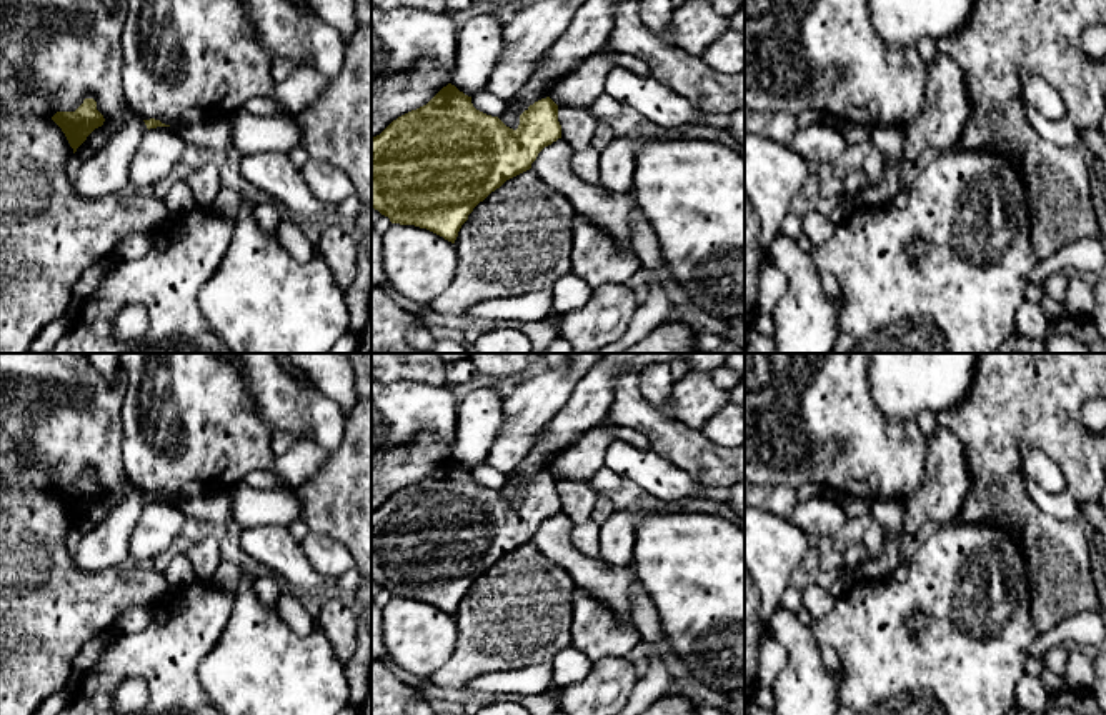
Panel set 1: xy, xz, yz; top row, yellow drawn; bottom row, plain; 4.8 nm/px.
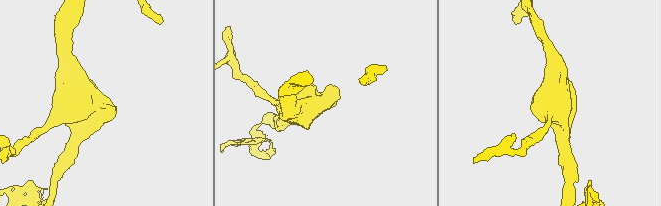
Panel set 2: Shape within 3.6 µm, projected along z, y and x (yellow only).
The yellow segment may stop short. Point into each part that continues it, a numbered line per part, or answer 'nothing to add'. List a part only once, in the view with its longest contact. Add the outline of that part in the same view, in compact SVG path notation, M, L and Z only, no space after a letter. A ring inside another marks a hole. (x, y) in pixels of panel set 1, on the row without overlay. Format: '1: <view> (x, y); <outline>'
nothing to add

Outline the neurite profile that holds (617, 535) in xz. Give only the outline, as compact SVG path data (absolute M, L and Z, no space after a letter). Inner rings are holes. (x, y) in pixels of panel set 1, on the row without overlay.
M615 510L600 528L598 558L616 568L626 568L635 557L638 513Z

